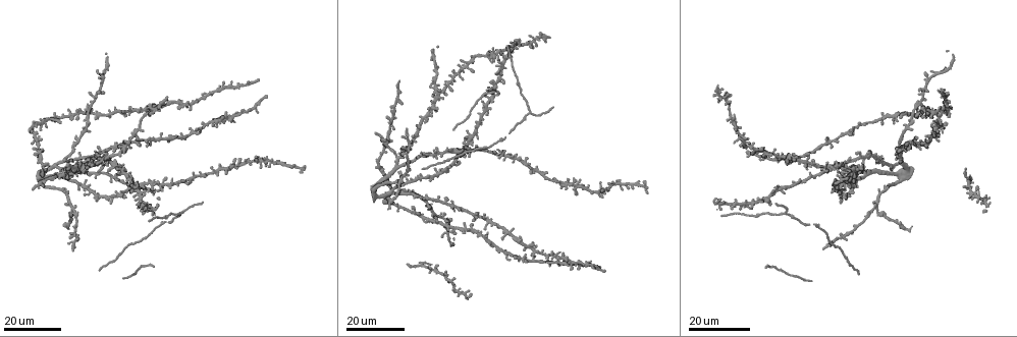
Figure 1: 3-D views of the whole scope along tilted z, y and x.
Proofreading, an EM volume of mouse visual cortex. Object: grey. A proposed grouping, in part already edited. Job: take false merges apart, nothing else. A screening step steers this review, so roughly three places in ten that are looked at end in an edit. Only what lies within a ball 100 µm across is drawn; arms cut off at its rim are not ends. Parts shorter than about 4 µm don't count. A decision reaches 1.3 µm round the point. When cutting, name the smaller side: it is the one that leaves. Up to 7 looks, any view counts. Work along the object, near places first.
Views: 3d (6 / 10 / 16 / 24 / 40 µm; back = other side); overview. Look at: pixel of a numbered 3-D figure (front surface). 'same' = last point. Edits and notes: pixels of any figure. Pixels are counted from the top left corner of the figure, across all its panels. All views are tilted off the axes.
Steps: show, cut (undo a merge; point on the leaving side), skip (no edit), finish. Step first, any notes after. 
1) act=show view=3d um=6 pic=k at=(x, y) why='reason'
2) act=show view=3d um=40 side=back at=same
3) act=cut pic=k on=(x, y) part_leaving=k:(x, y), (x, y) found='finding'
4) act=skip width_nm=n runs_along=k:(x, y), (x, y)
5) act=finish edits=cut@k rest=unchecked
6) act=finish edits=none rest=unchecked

act=show view=3d um=16 pic=1 at=(576, 188) why='four or more arms meet'

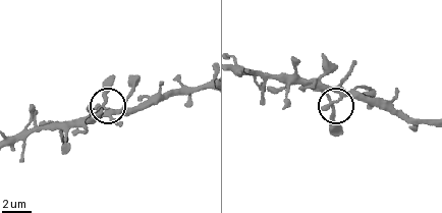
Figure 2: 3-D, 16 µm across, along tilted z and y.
act=show view=3d um=6 pic=2 at=(336, 102) why='zoom in'

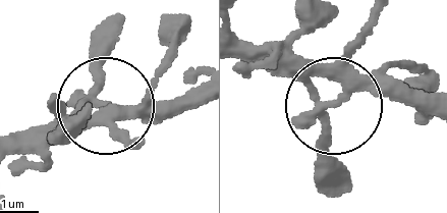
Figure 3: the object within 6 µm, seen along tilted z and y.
act=skip width_nm=220 runs_along=3:(242, 46), (334, 106), (333, 184) found='one neuron here'

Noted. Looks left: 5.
act=show view=3d um=24 pic=1 at=(57, 164)

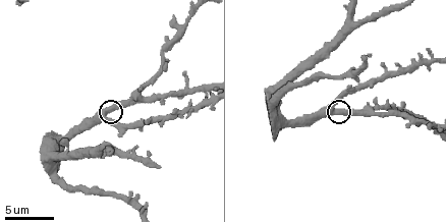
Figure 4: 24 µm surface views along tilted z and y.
act=show view=3d um=10 pic=4 at=(104, 111)

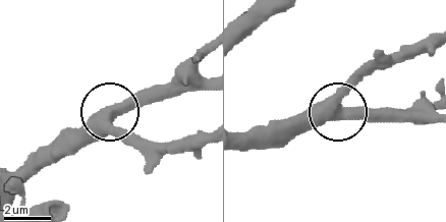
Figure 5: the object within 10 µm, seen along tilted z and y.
act=skip width_nm=470 runs_along=5:(207, 134), (149, 144), (116, 129), (113, 110), (174, 94) found='one neuron here'

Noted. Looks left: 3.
act=show view=3d um=16 pic=1 at=(728, 204) why='looks like a crossing'

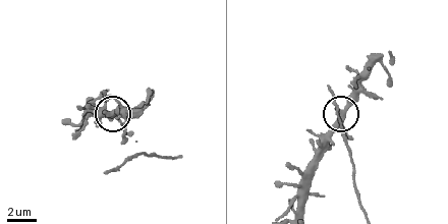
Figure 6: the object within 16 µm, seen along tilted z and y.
act=show view=3d um=6 at=same

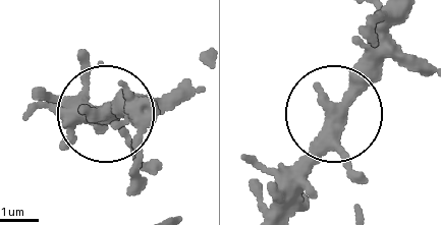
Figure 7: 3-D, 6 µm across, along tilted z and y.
act=skip arms=4 runs_along=7:(270, 203), (353, 87), (366, 48), (394, 19) found='continuous, no second neuron'

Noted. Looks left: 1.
act=finish edits=none rest=unchecked

